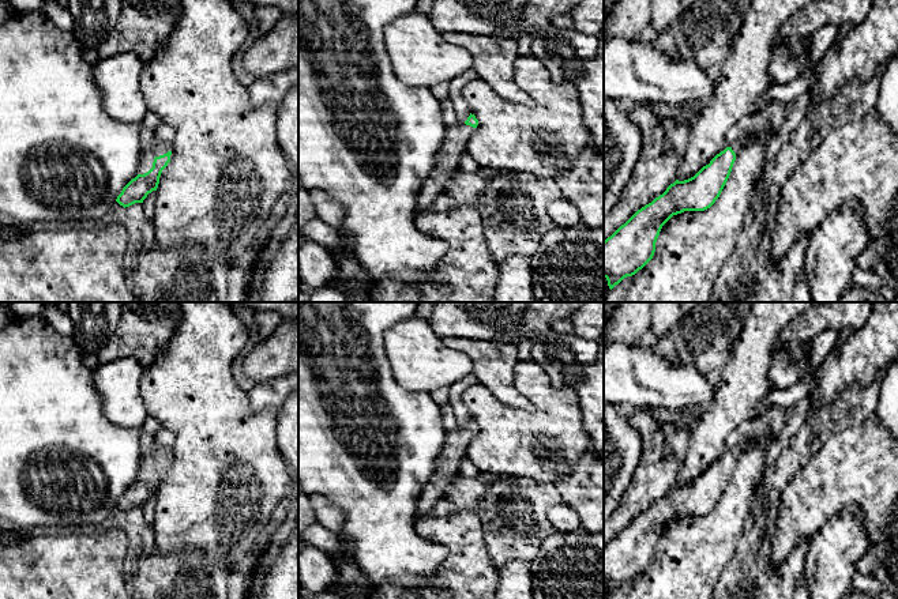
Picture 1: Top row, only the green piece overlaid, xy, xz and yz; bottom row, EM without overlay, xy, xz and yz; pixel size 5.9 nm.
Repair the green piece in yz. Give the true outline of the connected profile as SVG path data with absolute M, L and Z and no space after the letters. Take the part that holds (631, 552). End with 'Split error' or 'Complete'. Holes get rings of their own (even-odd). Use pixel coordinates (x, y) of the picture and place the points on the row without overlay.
M755 436L744 438L694 482L676 485L604 546L604 583L610 595L653 564L660 536L673 520L705 516L715 508L730 481L736 459L754 438Z. Split error

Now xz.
M470 418L465 427L456 427L447 432L437 468L418 498L418 519L431 515L439 501L444 498L447 487L459 474L461 463L467 455L467 447L477 430L478 425Z. Split error

